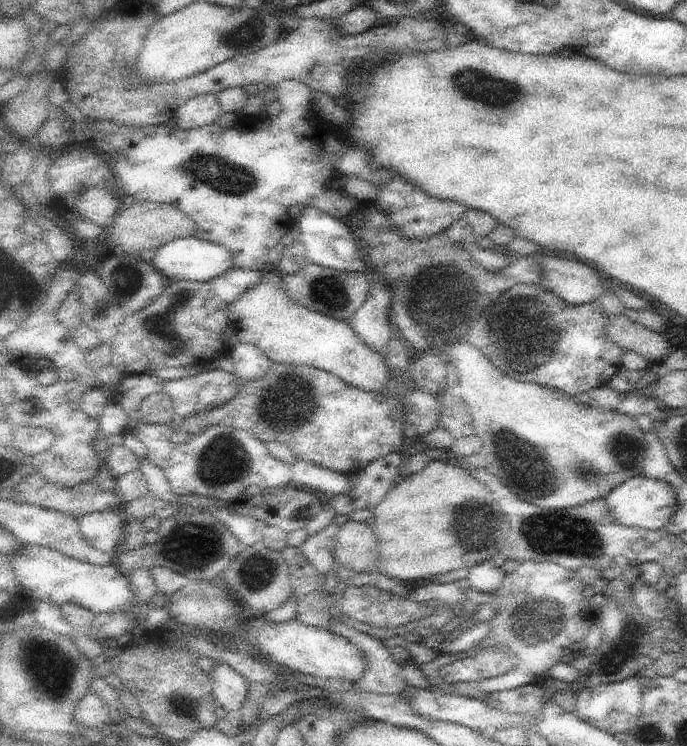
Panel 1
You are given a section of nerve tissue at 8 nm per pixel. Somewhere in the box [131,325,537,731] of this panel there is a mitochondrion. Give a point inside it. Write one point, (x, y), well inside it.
(471, 527)

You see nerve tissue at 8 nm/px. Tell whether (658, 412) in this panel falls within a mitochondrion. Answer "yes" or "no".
no

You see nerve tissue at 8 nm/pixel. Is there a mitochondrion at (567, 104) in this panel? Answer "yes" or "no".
no

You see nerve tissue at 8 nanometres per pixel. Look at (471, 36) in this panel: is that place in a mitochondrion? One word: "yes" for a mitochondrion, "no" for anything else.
no

